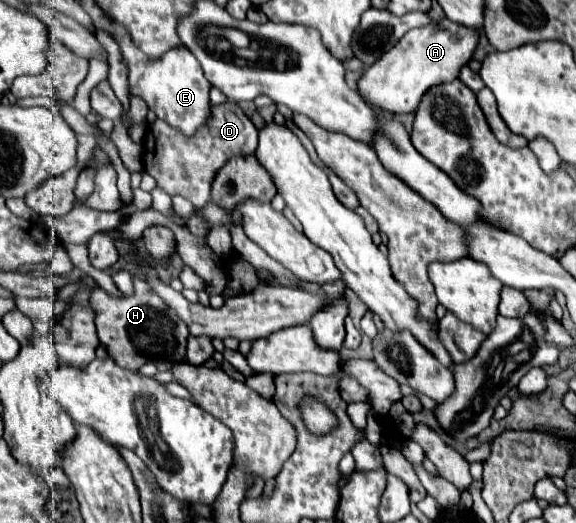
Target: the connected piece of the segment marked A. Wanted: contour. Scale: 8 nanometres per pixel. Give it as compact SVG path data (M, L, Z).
M447 17L431 21L425 27L411 29L403 35L399 45L389 53L383 53L375 65L369 65L359 81L359 93L377 109L387 113L413 113L431 87L455 81L459 69L467 65L477 49L479 31L457 25Z

